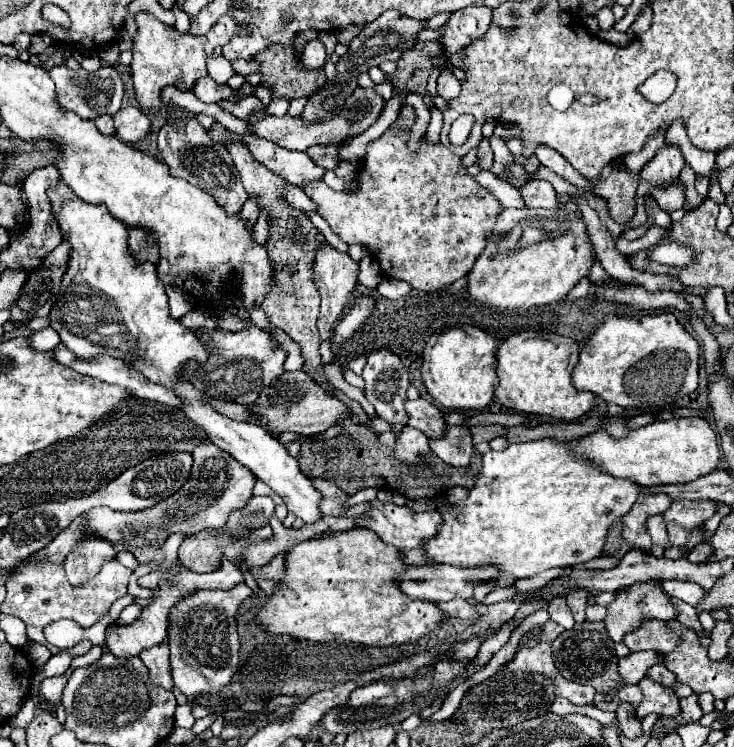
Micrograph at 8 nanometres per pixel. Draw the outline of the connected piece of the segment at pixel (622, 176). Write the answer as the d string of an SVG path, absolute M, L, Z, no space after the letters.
M620 166L612 174L596 184L592 184L594 194L604 198L610 208L610 216L616 216L618 224L626 224L636 214L636 188L640 184L640 174L630 172Z

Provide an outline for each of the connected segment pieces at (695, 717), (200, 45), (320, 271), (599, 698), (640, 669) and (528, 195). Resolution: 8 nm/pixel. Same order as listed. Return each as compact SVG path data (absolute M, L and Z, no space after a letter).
M696 694L688 696L688 698L680 698L680 714L678 716L672 716L674 718L674 730L680 728L680 726L686 726L686 724L694 724L702 718L702 708L698 706L698 700L696 700Z
M148 12L136 14L136 24L138 24L138 36L134 38L134 48L132 48L134 58L132 58L130 68L132 68L136 100L144 112L160 110L162 90L166 86L176 86L176 82L180 78L182 78L182 90L192 92L196 80L208 76L206 58L212 56L212 50L216 46L222 46L224 42L228 42L228 38L232 38L232 34L236 34L236 30L232 30L232 22L222 22L224 28L220 28L220 32L216 32L216 34L210 32L208 36L196 38L196 36L176 32L174 28L162 24Z
M324 244L316 252L316 262L314 262L314 282L318 286L318 294L322 298L322 310L318 316L318 330L322 340L332 340L334 336L334 326L344 314L344 308L348 300L352 298L352 292L358 286L358 262L354 262L348 254L338 252L336 248Z
M597 693L593 700L593 705L603 711L615 712L619 706L619 702L618 695L608 700L605 693Z
M632 652L630 656L620 658L620 676L624 678L624 684L638 684L654 664L660 664L658 652Z
M532 180L520 190L528 208L560 208L556 190L546 180Z

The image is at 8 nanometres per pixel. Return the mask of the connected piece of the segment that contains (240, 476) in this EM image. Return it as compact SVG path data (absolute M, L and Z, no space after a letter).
M212 442L198 444L196 450L192 452L192 456L194 456L194 464L190 470L190 478L176 494L172 494L166 500L160 500L152 508L136 510L136 512L116 512L106 506L90 508L88 512L80 514L64 530L64 534L58 534L48 546L44 546L36 554L32 554L20 566L12 566L10 578L14 574L18 574L22 570L22 566L28 564L30 560L64 564L64 560L72 552L72 548L88 536L96 536L96 538L108 540L112 544L126 542L130 548L140 548L140 546L162 546L172 532L180 532L180 534L188 536L188 534L196 534L196 532L208 530L208 528L224 528L230 512L242 508L250 500L256 478L252 476L252 472L246 466L240 466L240 462L236 462L234 458L228 458L228 454L224 454L224 450L220 450Z

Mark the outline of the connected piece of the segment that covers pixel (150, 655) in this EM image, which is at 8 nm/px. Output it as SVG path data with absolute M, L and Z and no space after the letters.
M162 642L148 650L142 650L140 658L150 672L152 682L156 682L156 686L164 686L166 690L172 690L174 686L172 686L172 676L168 674L168 654L170 654L168 644Z

